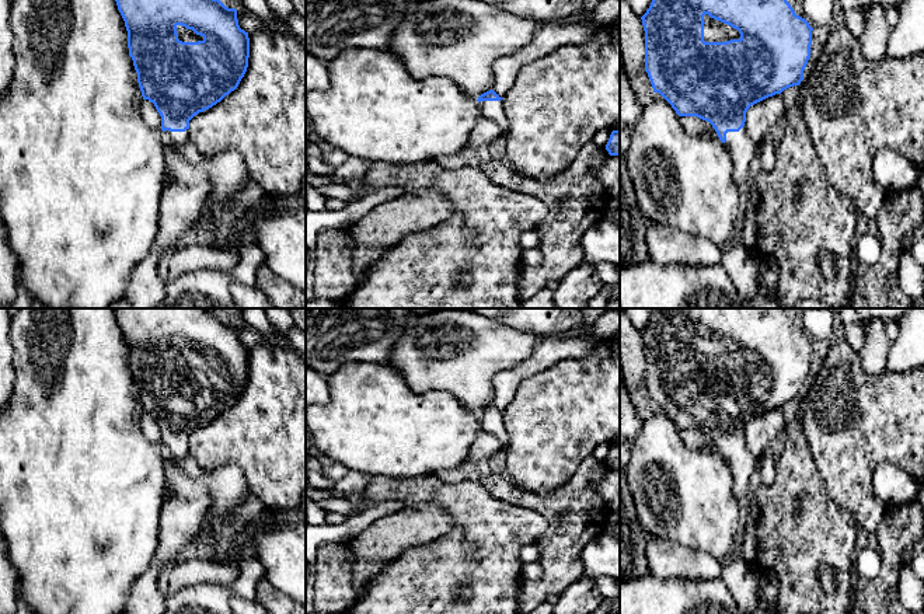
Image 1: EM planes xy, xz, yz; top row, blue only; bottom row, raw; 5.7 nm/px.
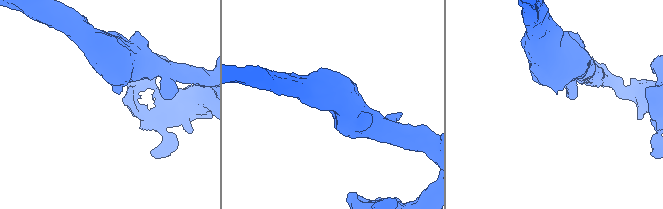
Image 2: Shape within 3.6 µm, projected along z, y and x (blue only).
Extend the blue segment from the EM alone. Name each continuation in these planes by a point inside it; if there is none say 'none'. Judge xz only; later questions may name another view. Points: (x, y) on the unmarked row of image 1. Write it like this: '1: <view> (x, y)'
1: xz (494, 425)

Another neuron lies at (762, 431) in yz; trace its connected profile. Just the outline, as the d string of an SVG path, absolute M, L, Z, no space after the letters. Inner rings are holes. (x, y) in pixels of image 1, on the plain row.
M775 408L747 423L745 440L756 460L766 453L768 444L778 436L784 422L782 409Z

